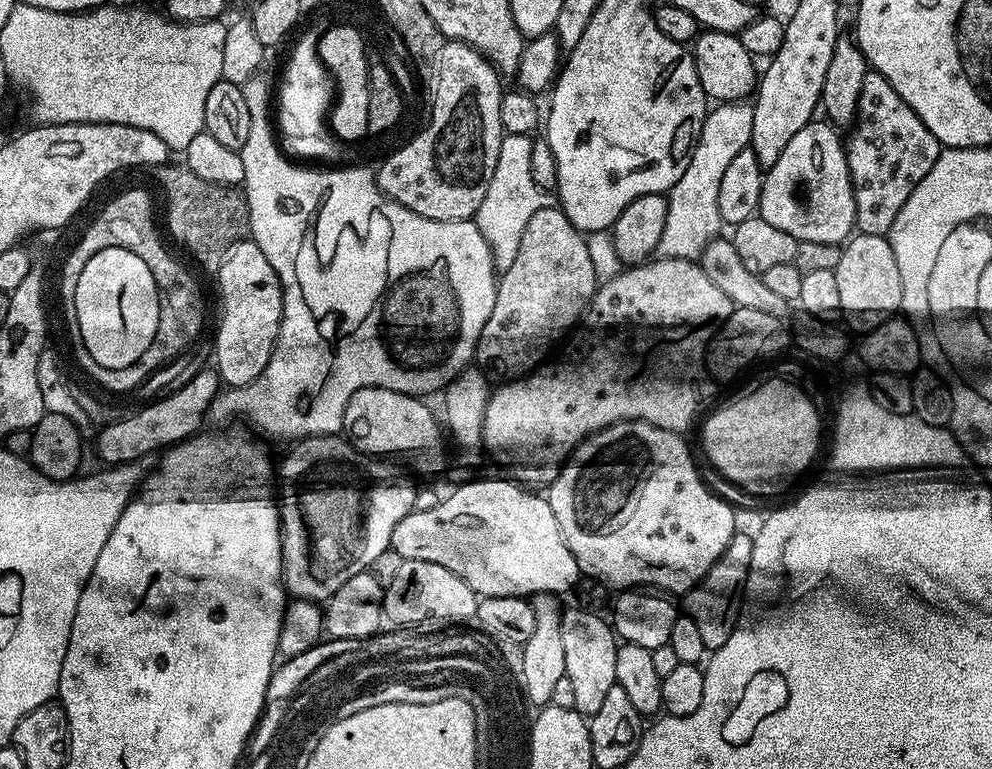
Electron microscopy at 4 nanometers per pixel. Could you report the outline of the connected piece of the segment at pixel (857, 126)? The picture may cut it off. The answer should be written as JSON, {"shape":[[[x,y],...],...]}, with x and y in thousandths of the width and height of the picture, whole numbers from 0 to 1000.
{"shape":[[[876,91],[869,105],[863,159],[854,173],[851,194],[861,247],[862,300],[872,307],[894,307],[905,273],[909,273],[925,237],[938,226],[938,216],[942,216],[949,196],[950,190],[942,174],[938,174],[929,153],[909,133],[905,117],[897,112],[888,94]]]}

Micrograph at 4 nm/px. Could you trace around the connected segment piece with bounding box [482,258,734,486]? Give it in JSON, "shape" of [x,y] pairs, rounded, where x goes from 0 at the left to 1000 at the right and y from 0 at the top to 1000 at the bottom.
{"shape":[[[657,336],[652,341],[646,341],[640,346],[630,347],[621,355],[619,362],[608,365],[602,373],[601,380],[594,391],[591,404],[588,407],[587,415],[584,417],[583,425],[580,428],[581,438],[573,447],[573,454],[561,466],[557,473],[548,471],[539,481],[533,482],[527,492],[516,492],[508,499],[504,506],[497,508],[492,518],[492,527],[488,533],[488,547],[486,549],[486,570],[488,571],[487,581],[492,583],[492,588],[504,603],[516,609],[515,618],[519,620],[525,631],[540,632],[536,629],[555,631],[556,625],[566,611],[569,599],[581,586],[581,581],[600,562],[606,562],[609,557],[614,557],[617,551],[622,551],[628,546],[646,546],[652,551],[663,554],[667,559],[675,559],[676,562],[693,563],[693,557],[697,554],[698,545],[702,541],[702,534],[706,531],[706,524],[713,518],[718,510],[719,495],[716,493],[715,485],[712,482],[712,454],[715,451],[716,443],[719,441],[720,429],[725,428],[726,423],[734,415],[736,407],[740,403],[740,397],[736,393],[736,388],[732,382],[728,382],[728,377],[724,377],[724,372],[720,372],[720,367],[716,367],[716,362],[712,362],[708,356],[702,359],[694,359],[697,356],[700,343],[697,338],[670,338],[668,336]]]}

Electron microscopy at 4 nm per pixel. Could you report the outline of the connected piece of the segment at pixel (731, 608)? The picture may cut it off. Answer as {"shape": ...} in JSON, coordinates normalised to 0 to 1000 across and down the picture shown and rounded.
{"shape":[[[750,689],[743,691],[732,710],[732,715],[720,731],[720,736],[716,736],[716,741],[707,752],[706,758],[701,759],[689,776],[689,795],[696,804],[700,804],[711,844],[726,843],[728,835],[732,835],[732,830],[736,830],[742,806],[746,802],[746,787],[750,774],[750,759],[754,754],[757,724],[758,697],[750,693]]]}

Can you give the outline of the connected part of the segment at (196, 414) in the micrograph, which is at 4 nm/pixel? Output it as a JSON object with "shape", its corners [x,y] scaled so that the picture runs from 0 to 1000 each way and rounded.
{"shape":[[[210,476],[198,484],[178,510],[157,520],[146,528],[142,536],[134,541],[114,545],[113,550],[104,553],[100,559],[101,568],[97,572],[97,588],[101,592],[102,605],[120,606],[144,599],[144,593],[152,588],[160,589],[170,580],[176,580],[197,566],[203,558],[202,550],[206,541],[211,540],[216,518],[224,507],[222,485],[217,477]]]}

